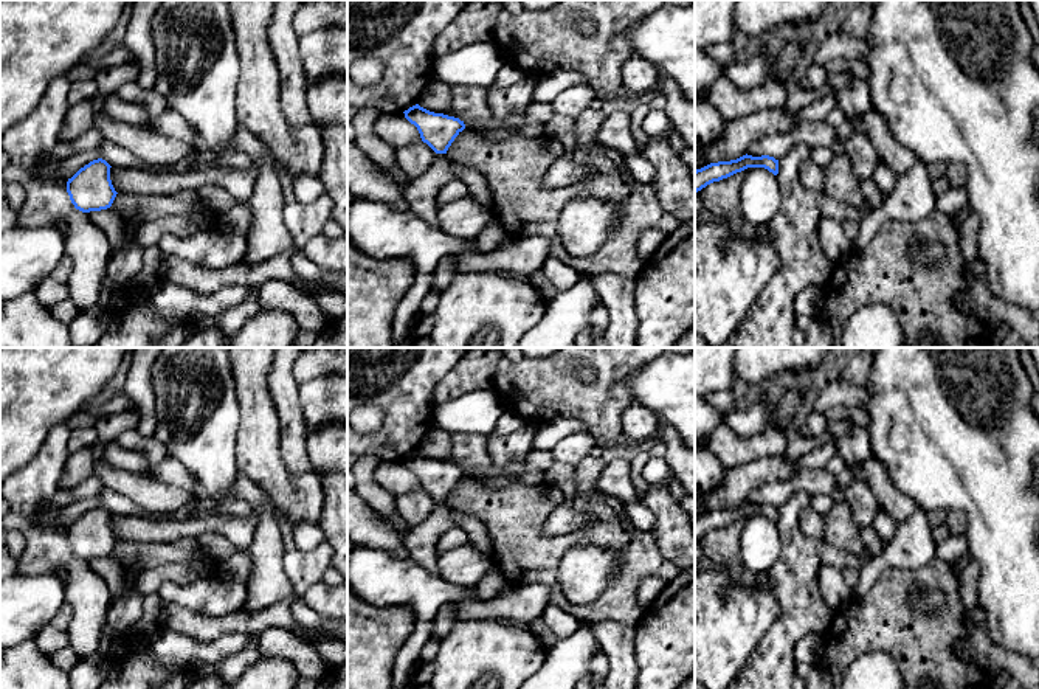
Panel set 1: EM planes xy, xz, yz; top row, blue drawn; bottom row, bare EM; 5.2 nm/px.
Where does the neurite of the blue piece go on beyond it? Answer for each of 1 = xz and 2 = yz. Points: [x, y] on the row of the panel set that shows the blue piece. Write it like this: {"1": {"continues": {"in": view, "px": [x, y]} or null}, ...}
{"1": {"continues": null}, "2": {"continues": null}}

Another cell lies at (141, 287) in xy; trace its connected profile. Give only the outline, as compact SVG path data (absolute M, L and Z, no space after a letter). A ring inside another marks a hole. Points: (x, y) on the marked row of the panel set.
M158 245L143 250L143 267L136 276L123 286L123 299L127 303L152 303L152 293L158 284L157 259L161 256Z

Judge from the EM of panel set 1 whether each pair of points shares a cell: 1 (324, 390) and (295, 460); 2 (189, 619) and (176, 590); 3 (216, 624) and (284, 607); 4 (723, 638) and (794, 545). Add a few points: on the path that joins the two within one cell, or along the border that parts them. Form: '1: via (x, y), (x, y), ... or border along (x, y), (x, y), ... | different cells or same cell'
1: border along (296, 391), (300, 408), (309, 427) | different cells
2: border along (162, 602), (177, 602), (193, 610), (219, 616) | different cells
3: via (233, 623), (258, 621), (267, 616) | same cell
4: border along (773, 593), (779, 604), (780, 616), (768, 629) | different cells

